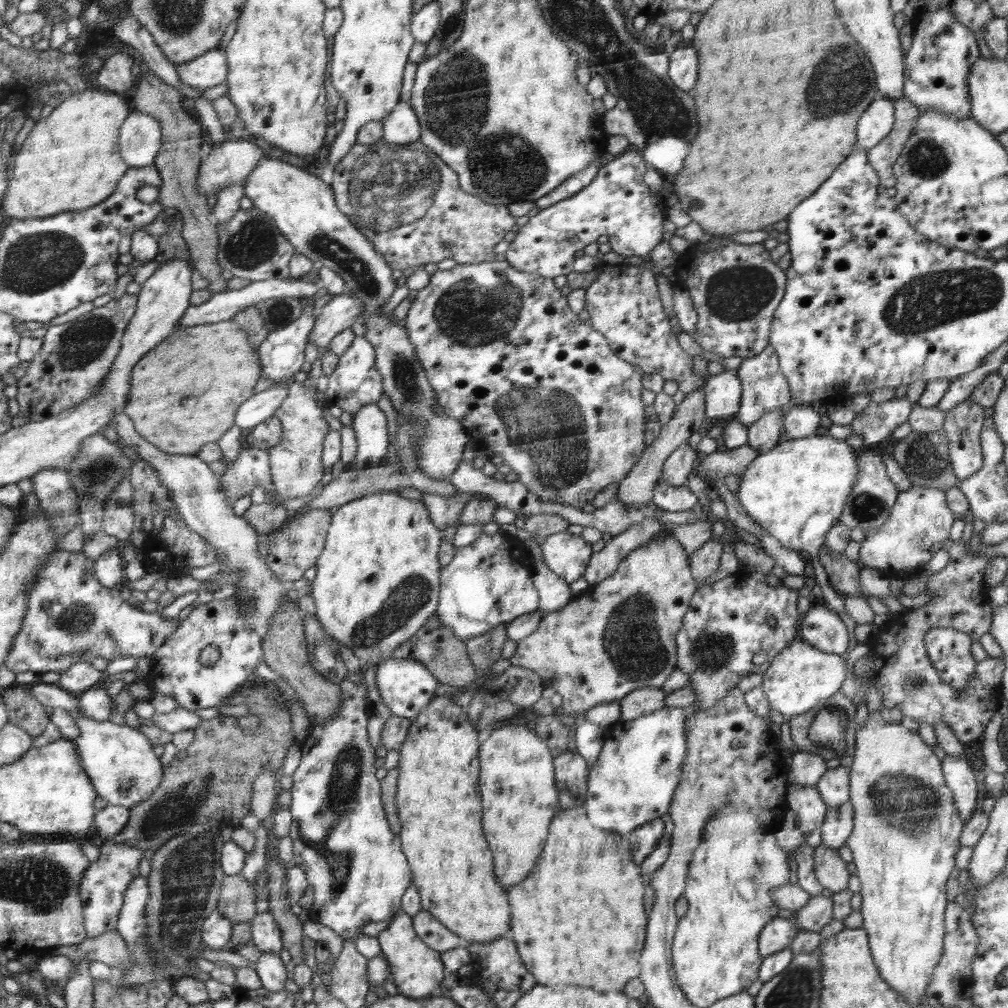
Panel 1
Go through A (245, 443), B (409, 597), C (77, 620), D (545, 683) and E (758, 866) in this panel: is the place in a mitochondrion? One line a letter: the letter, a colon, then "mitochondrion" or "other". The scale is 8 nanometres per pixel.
A: other
B: mitochondrion
C: mitochondrion
D: other
E: mitochondrion

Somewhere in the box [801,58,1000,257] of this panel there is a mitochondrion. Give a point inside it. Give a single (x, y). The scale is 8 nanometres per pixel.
(928, 160)

